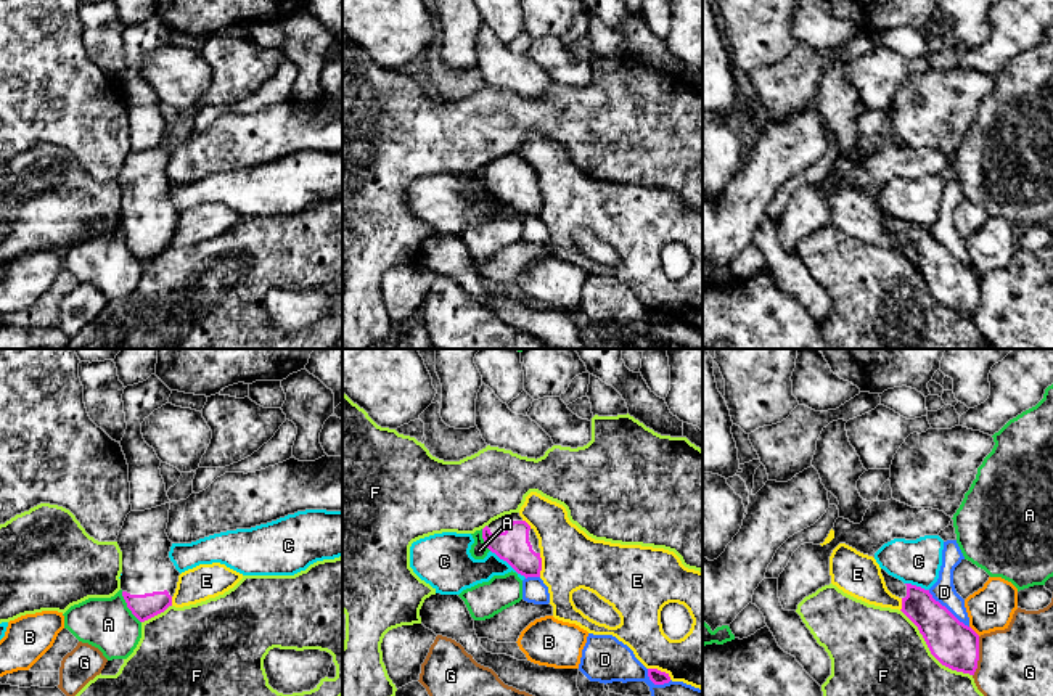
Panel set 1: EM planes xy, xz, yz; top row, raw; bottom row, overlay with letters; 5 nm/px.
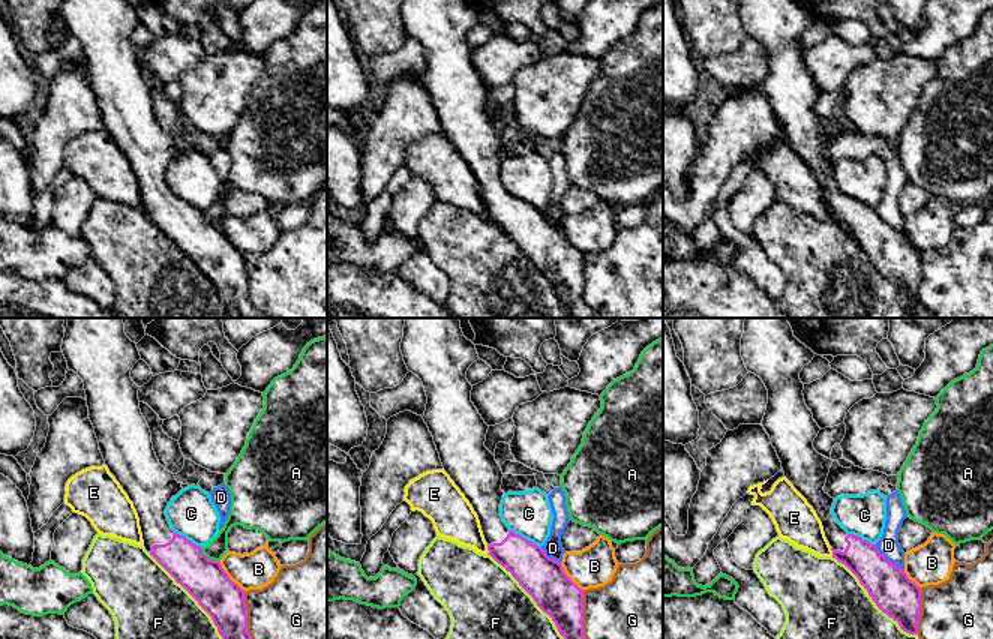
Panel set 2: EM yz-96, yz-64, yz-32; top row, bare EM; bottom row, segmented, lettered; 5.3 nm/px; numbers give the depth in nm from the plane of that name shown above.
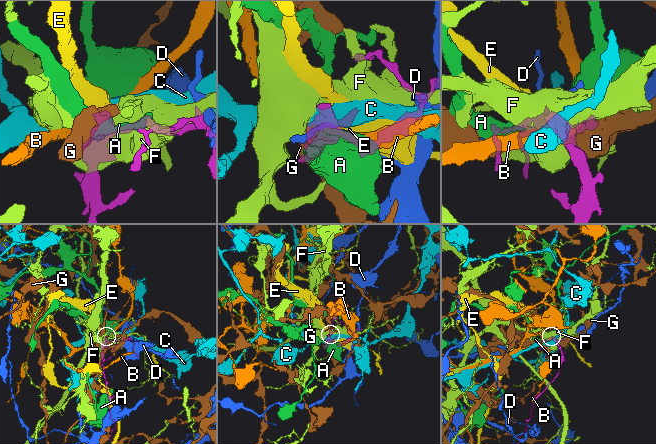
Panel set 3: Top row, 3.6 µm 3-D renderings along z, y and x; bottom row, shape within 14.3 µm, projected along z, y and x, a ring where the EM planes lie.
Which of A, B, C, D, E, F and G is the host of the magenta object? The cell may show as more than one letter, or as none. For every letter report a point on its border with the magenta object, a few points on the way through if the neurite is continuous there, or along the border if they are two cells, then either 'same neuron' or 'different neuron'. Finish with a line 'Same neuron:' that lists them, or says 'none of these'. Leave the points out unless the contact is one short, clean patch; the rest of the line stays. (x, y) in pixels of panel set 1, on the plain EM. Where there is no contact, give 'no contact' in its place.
A: xy (127, 246) | along xy (121, 232), (126, 246), (140, 262) | different neuron
B: yz (973, 270) | along yz (970, 266), (979, 275) | different neuron
C: xz (508, 203) | along xz (491, 190), (526, 217) | different neuron
D: yz (946, 248) | different neuron
E: xz (659, 311) | different neuron
F: yz (930, 290) | different neuron
G: yz (978, 296) | different neuron
Same neuron: none of these

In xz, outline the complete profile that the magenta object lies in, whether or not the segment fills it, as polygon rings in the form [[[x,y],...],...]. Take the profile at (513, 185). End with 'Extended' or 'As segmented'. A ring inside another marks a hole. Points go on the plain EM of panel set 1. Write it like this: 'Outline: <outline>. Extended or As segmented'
Outline: [[[519,153],[505,154],[482,169],[487,188],[518,214],[540,217],[542,198],[534,169]]]. Extended

